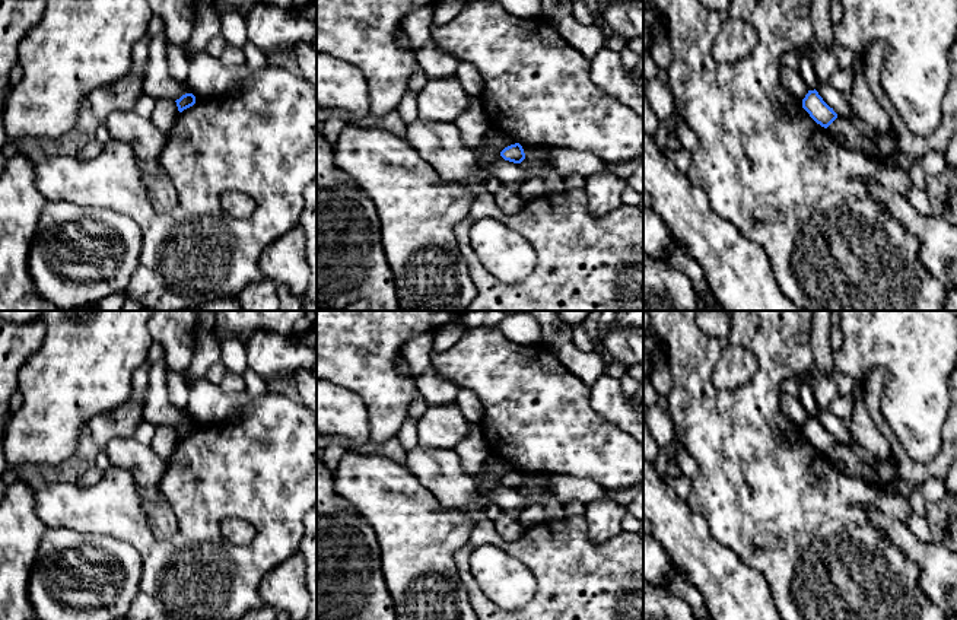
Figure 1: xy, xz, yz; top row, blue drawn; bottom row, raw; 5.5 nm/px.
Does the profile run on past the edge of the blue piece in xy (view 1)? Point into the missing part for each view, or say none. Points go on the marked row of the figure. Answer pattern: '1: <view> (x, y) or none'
1: none

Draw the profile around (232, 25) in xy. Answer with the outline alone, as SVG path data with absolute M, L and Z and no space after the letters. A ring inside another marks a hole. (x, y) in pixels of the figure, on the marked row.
M229 6L222 7L220 35L232 47L244 48L248 42L245 19Z

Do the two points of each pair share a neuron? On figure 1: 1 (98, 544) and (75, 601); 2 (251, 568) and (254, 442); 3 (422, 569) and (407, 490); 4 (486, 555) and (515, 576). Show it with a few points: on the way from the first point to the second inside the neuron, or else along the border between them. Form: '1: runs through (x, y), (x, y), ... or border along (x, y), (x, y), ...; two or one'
1: runs through (89, 559), (86, 562), (86, 587), (89, 590); one
2: runs through (264, 537), (264, 473); one
3: runs through (417, 550), (417, 536), (407, 520), (407, 509); one
4: runs through (493, 562), (508, 576); one

